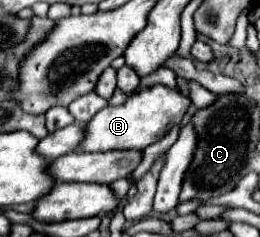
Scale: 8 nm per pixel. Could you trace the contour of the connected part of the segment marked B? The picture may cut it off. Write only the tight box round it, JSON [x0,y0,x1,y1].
[79,86,191,152]

